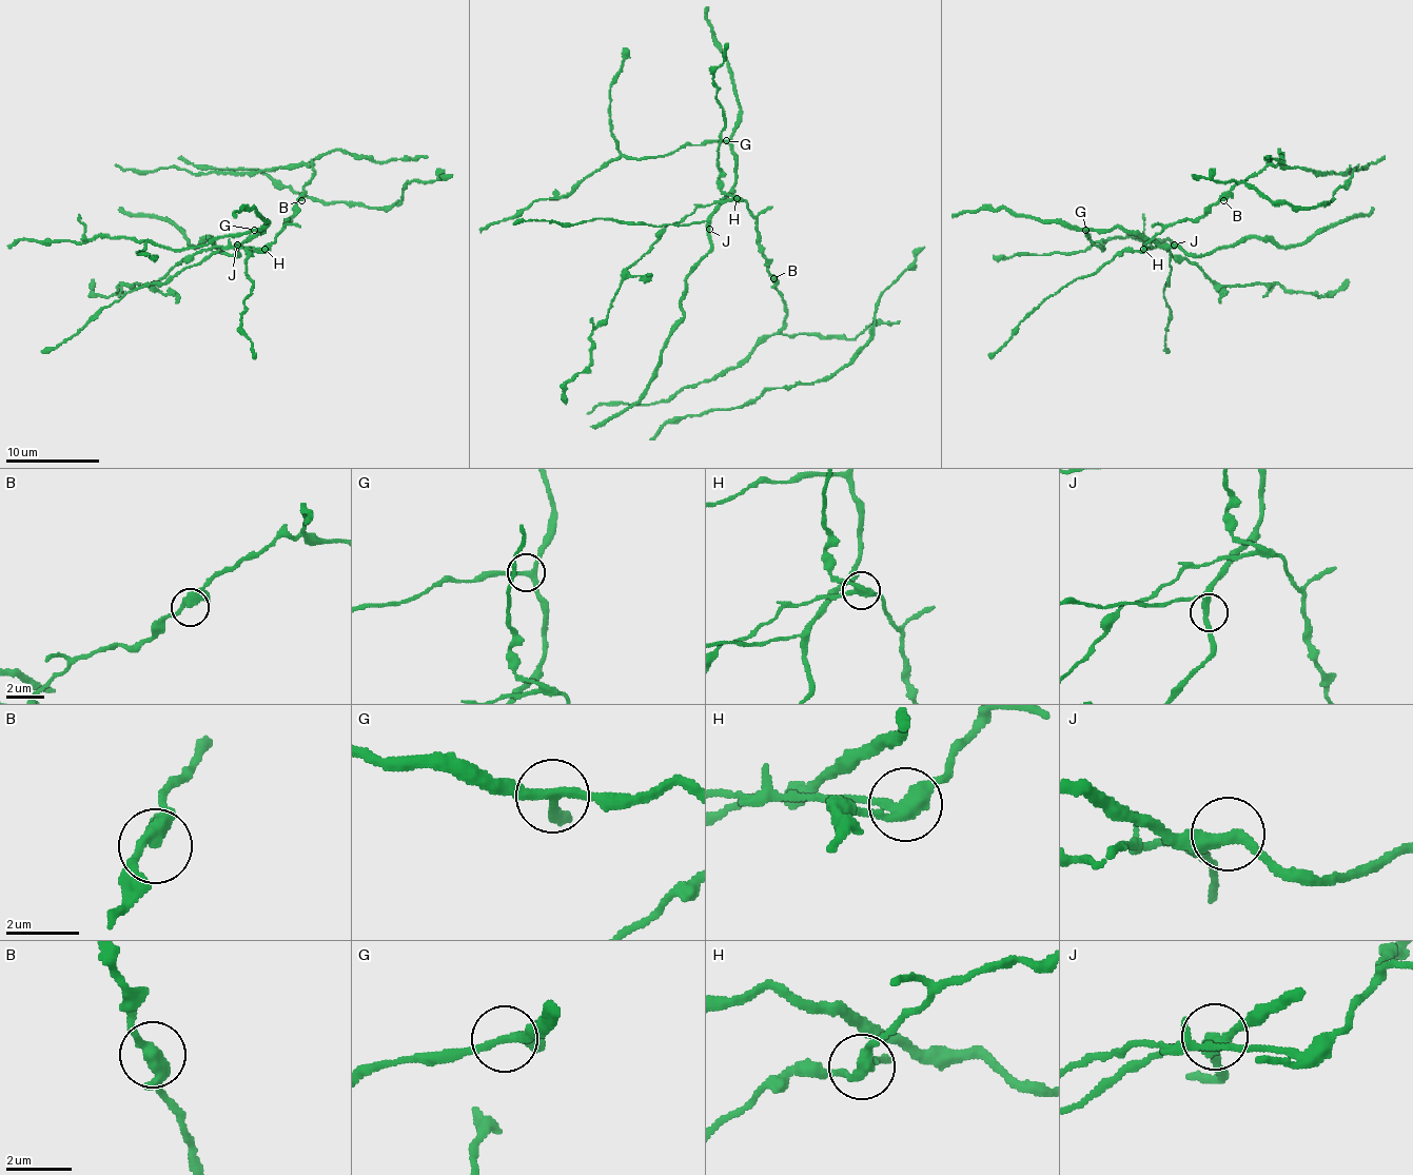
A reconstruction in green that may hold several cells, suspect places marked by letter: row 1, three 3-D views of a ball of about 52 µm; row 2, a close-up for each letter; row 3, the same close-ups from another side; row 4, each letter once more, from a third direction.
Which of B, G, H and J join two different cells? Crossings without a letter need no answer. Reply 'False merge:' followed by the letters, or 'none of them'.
False merge: H

